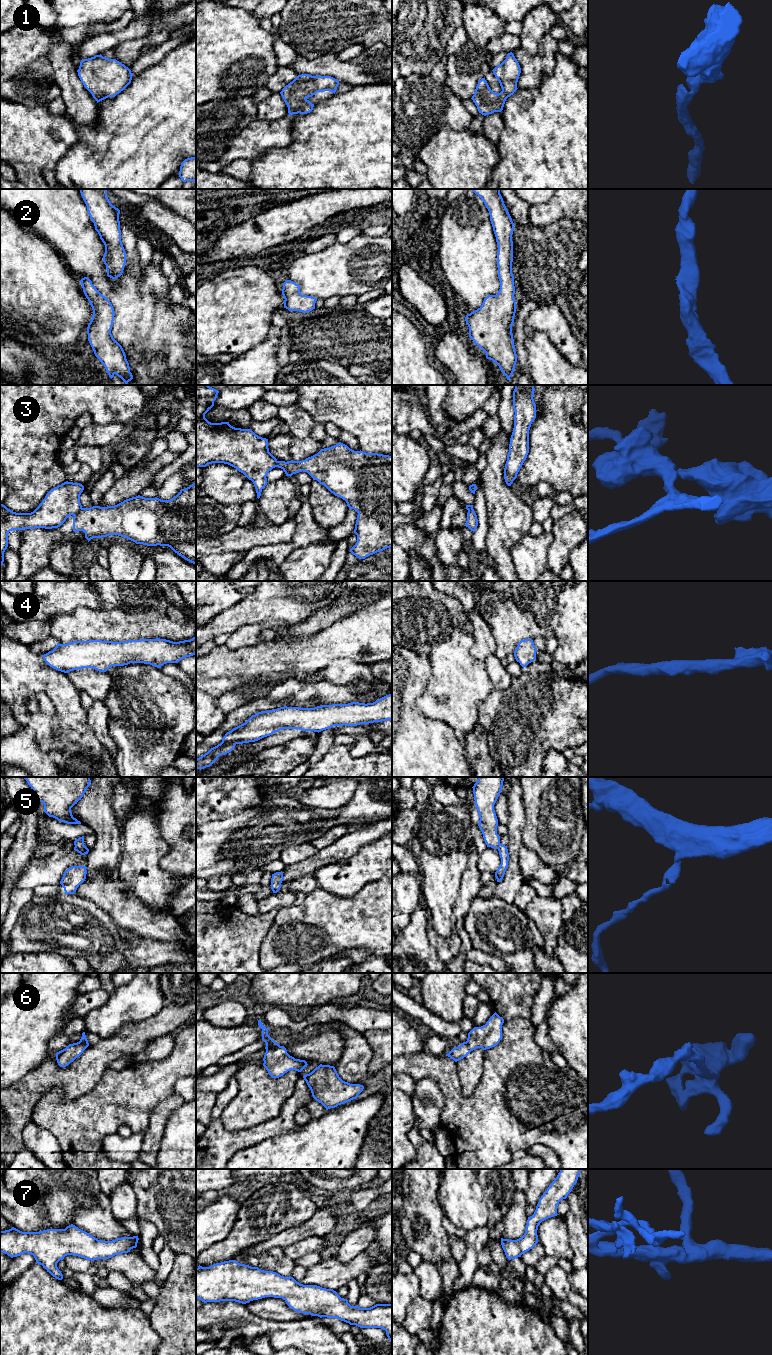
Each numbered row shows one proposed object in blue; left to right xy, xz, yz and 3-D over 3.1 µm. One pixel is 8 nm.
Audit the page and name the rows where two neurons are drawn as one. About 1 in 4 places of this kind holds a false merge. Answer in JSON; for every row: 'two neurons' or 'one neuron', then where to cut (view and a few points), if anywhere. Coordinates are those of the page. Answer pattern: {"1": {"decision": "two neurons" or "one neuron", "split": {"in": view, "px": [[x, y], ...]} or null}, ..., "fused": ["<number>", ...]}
{"1": {"decision": "one neuron", "split": null}, "2": {"decision": "one neuron", "split": null}, "3": {"decision": "two neurons", "split": {"in": "xy", "px": [[82, 508], [73, 515]]}}, "4": {"decision": "one neuron", "split": null}, "5": {"decision": "one neuron", "split": null}, "6": {"decision": "one neuron", "split": null}, "7": {"decision": "one neuron", "split": null}, "fused": ["3"]}

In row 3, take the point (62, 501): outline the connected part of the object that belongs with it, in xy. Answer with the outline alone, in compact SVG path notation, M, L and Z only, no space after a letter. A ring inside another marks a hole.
M66 481L51 489L31 513L16 513L0 504L0 567L4 562L10 531L60 527L69 516L82 509L80 495L83 490L82 484Z

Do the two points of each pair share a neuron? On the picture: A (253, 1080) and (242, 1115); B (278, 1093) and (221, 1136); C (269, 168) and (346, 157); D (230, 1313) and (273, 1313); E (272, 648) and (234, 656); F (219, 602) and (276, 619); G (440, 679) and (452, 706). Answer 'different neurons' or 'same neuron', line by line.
A: same neuron
B: different neurons
C: same neuron
D: different neurons
E: same neuron
F: different neurons
G: same neuron

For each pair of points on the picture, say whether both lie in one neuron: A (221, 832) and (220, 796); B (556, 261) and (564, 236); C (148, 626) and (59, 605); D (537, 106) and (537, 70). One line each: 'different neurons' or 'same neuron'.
A: different neurons
B: same neuron
C: different neurons
D: different neurons

